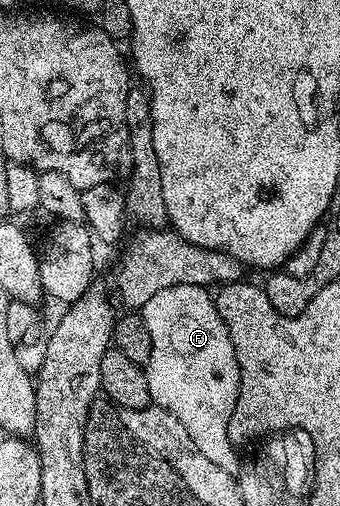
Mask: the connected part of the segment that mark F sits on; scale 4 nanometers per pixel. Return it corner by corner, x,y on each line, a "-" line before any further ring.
178,285
170,289
162,289
162,293
154,293
150,301
142,309
146,330
150,333
150,357
146,364
150,397
157,407
166,409
178,421
182,421
186,433
194,445
198,445
198,453
203,453
209,461
214,461
218,469
235,472
237,448
233,447
228,436
230,413
236,404
240,388
240,370
234,357
234,345
230,341
230,333
218,317
215,298
205,288
198,285

